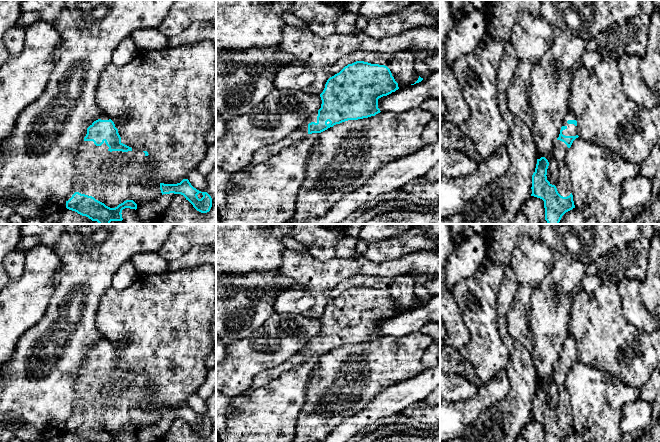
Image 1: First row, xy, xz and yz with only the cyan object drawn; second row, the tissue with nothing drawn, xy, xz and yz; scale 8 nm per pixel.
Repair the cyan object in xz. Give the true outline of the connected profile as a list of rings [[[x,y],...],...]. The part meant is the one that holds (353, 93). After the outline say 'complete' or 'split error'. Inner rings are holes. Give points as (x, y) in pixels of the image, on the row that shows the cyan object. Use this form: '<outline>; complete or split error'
[[[356,61],[330,77],[320,94],[321,108],[286,138],[261,147],[247,168],[262,164],[282,149],[306,135],[321,133],[336,124],[380,113],[378,99],[398,90],[390,69],[385,65]]]; split error

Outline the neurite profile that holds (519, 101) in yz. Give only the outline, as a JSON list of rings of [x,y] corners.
[[[519,60],[507,91],[509,111],[529,128],[532,128],[534,123],[530,97],[532,69],[533,64],[530,61]]]

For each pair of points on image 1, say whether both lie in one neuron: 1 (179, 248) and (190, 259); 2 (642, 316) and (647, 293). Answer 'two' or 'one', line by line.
1: two
2: two

